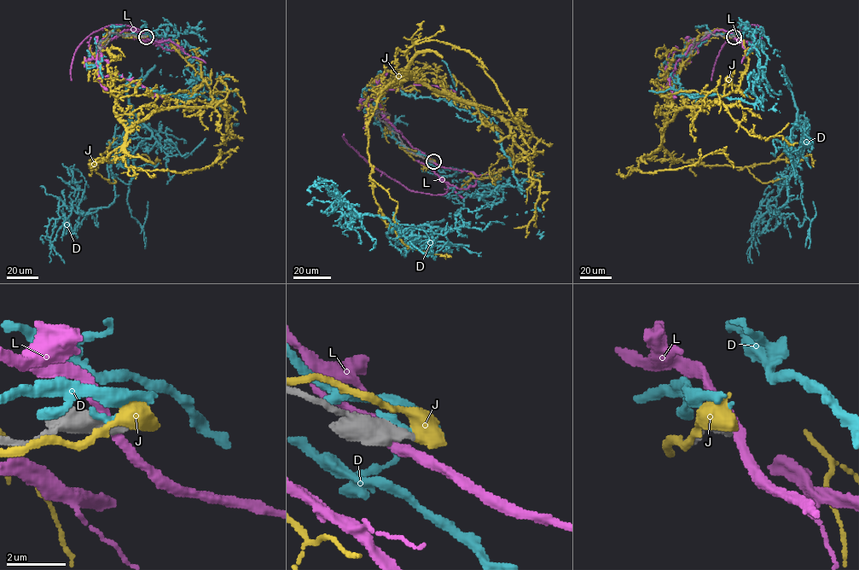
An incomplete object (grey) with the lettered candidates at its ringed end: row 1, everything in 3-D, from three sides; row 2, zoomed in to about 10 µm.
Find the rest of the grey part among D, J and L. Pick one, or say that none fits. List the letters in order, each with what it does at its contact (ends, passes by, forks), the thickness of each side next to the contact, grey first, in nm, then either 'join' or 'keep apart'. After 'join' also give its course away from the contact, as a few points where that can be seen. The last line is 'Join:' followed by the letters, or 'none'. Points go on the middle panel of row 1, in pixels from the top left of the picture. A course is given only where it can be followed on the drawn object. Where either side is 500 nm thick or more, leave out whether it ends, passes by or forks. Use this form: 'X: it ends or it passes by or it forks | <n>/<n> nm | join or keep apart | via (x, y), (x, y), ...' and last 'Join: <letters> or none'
D: 650/280 nm | keep apart
J: 360/700 nm | keep apart
L: 750/340 nm | keep apart
Join: none

